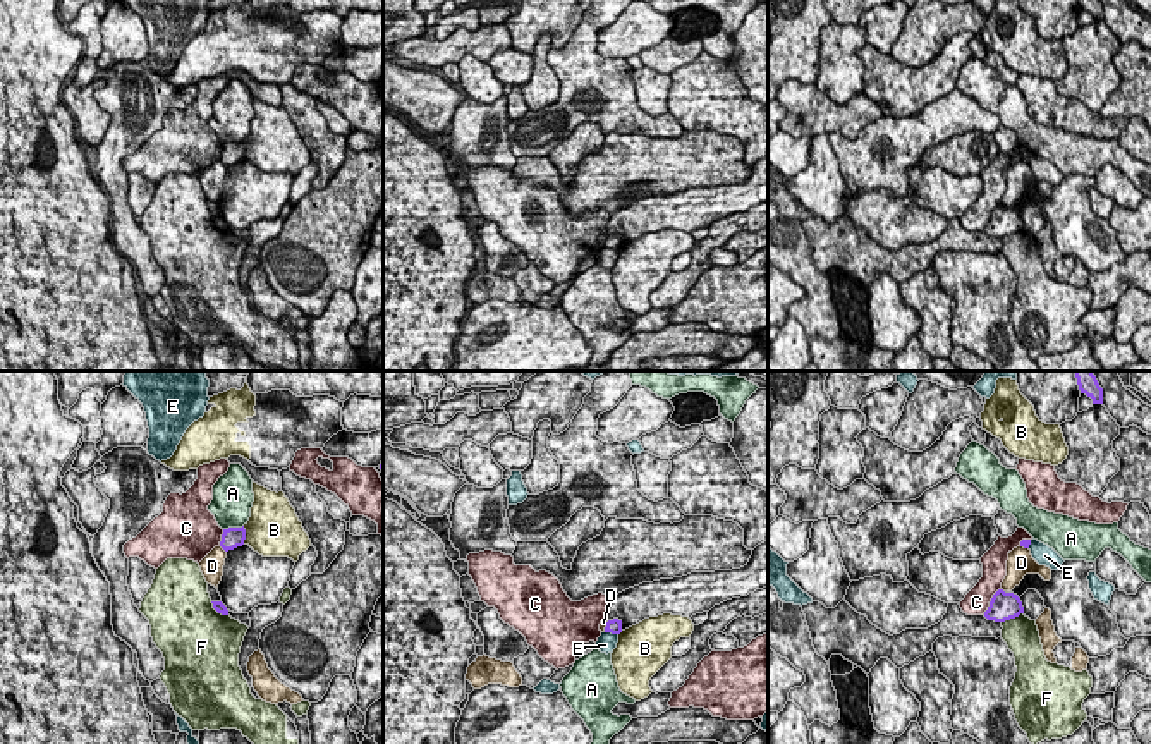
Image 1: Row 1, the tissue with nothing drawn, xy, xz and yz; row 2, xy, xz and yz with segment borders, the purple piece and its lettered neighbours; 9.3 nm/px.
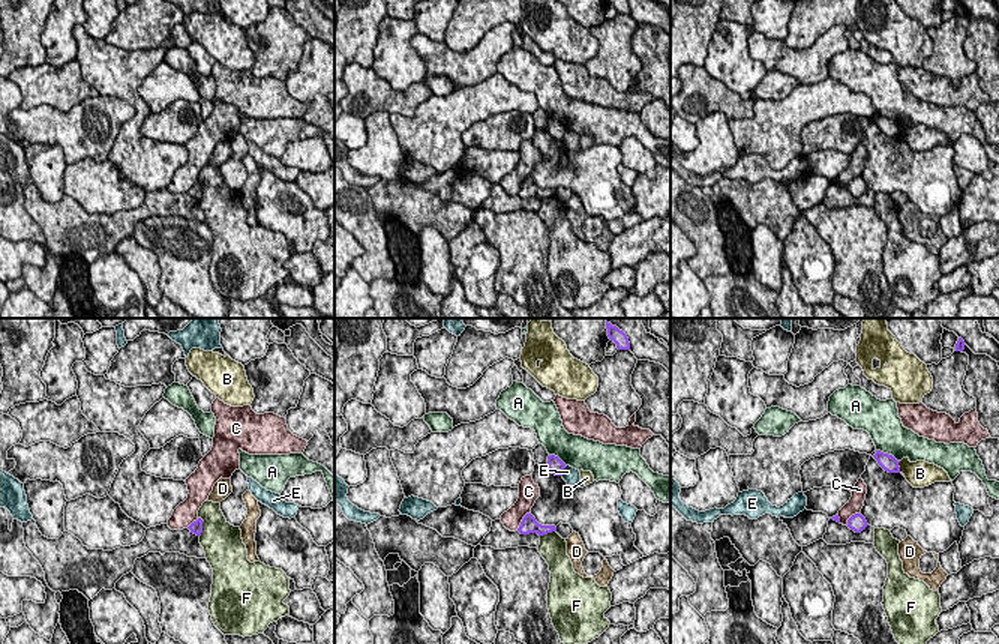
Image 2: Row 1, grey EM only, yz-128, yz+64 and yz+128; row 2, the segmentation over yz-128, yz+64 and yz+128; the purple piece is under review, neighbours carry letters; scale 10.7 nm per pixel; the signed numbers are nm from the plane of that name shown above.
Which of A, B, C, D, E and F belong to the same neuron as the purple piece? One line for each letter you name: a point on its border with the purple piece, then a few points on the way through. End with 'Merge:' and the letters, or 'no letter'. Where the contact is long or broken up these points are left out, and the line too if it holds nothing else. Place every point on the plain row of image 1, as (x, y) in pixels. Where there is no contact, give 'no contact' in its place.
Merge: no letter

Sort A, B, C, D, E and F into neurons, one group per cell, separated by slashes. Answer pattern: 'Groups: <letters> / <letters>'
Groups: A / B / C / D / E / F

